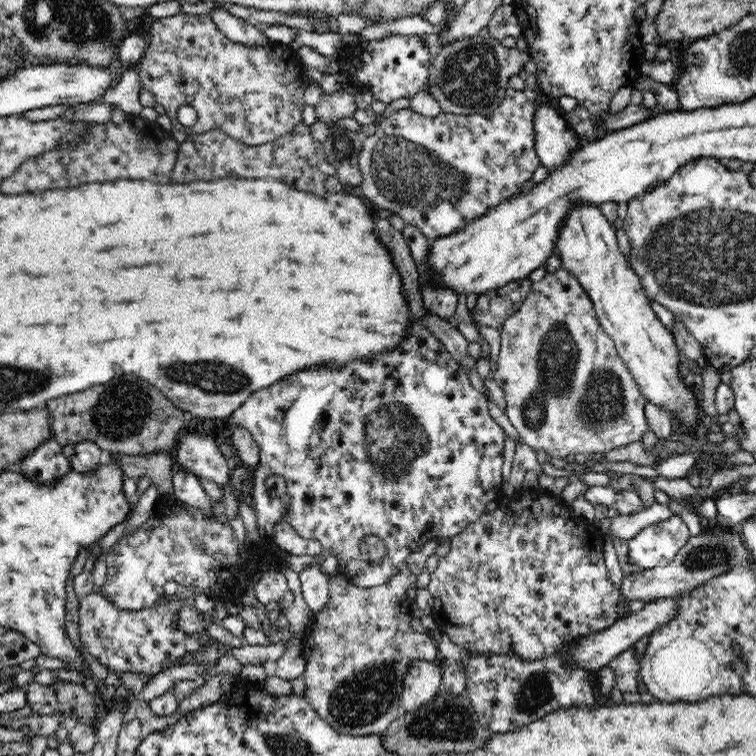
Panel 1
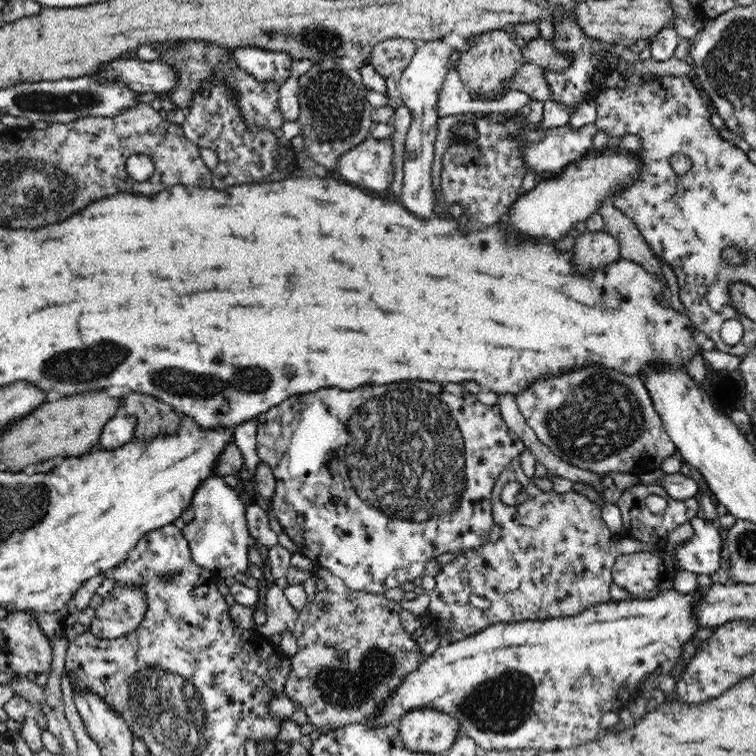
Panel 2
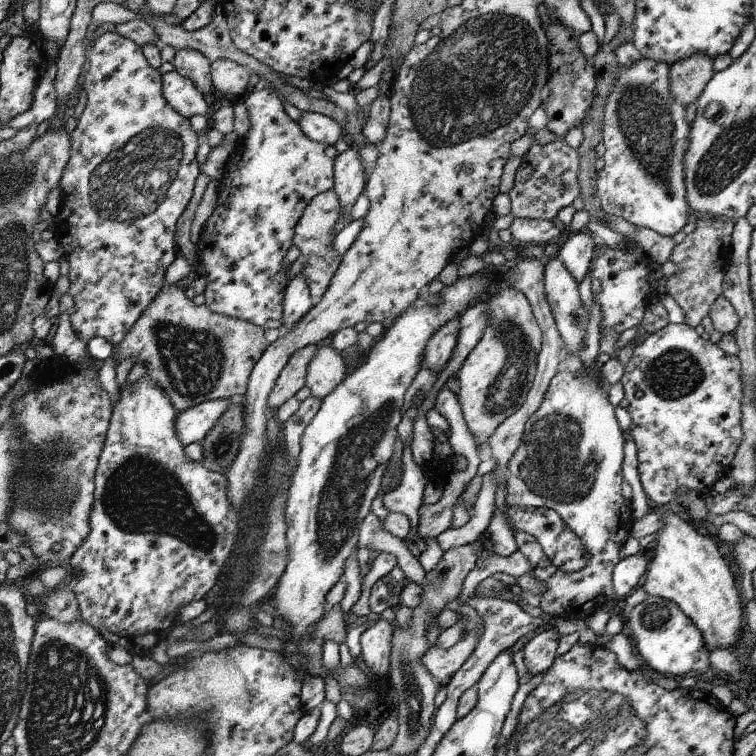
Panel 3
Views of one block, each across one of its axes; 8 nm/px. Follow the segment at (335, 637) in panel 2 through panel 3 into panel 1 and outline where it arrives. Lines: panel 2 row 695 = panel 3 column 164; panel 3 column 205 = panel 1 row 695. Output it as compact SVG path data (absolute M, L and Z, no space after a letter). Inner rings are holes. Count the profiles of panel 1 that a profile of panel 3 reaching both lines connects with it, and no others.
M406 562L395 574L388 579L388 582L380 586L373 587L370 591L364 587L357 587L353 585L348 578L340 575L335 575L329 579L329 601L325 603L325 607L312 616L310 624L306 627L307 633L304 635L304 644L311 647L306 650L304 658L306 658L305 671L303 677L305 678L305 697L309 700L310 706L326 721L332 725L340 734L349 735L376 735L384 732L390 722L395 720L400 715L402 690L404 686L404 678L406 678L406 670L414 660L425 660L426 662L441 661L438 648L434 645L432 638L428 638L426 634L419 634L410 629L410 614L406 612L408 608L401 605L402 602L407 601L407 588L410 585L416 587L417 576L410 572L408 563Z

